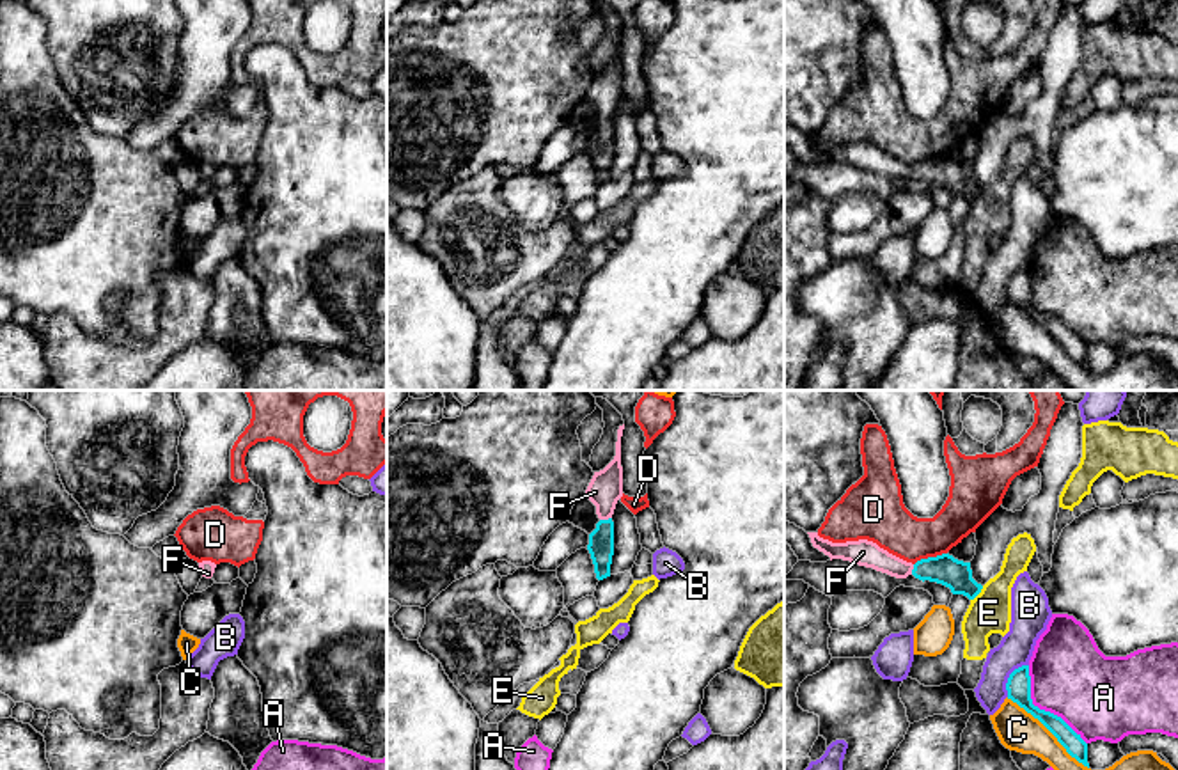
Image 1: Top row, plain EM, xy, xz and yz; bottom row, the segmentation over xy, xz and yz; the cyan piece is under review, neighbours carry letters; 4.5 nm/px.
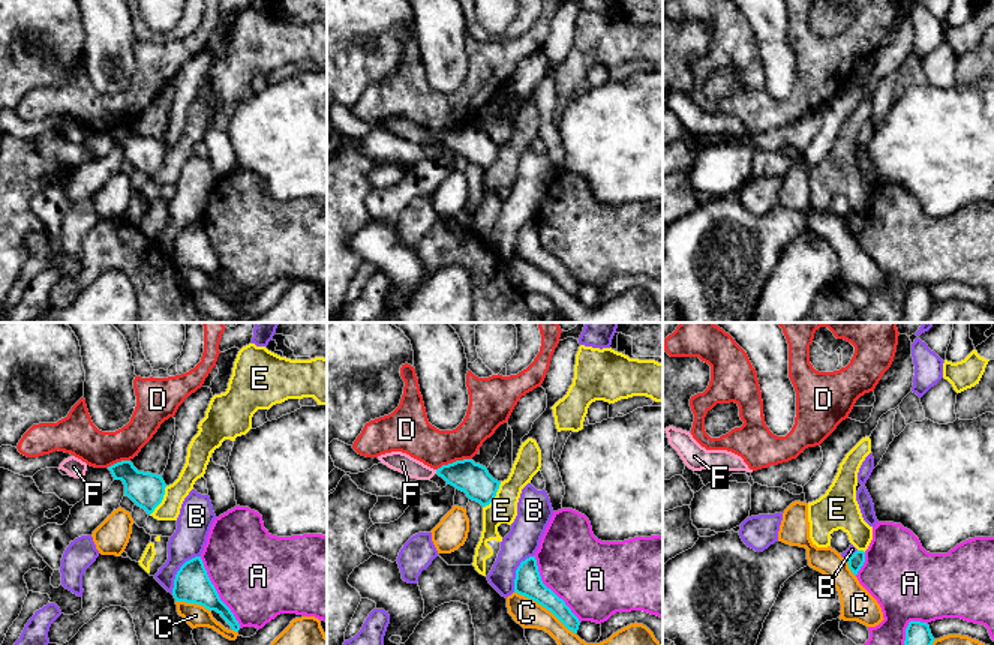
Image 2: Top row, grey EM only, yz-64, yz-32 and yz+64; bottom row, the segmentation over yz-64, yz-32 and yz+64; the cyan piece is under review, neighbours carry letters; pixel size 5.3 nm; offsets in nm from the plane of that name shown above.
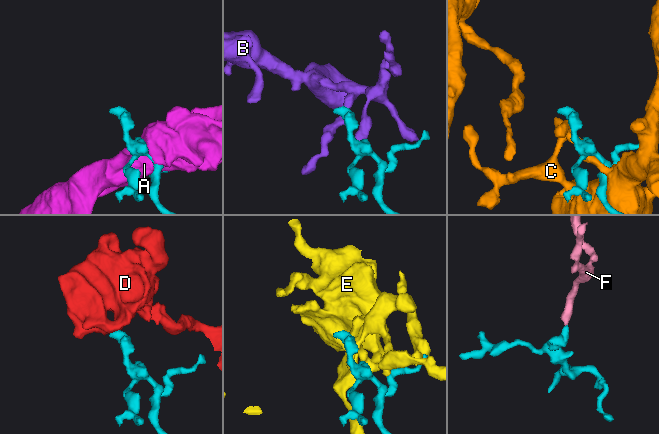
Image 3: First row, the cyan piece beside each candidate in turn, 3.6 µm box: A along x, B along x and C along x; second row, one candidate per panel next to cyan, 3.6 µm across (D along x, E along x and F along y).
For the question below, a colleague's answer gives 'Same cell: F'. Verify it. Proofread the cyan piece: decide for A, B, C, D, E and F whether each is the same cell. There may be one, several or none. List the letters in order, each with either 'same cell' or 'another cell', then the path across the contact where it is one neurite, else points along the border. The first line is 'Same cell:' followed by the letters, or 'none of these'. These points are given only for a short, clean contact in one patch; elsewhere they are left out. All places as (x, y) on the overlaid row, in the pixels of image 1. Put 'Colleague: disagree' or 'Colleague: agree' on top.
Colleague: agree
Same cell: F
A: another cell
B: another cell; border yz (1028, 664), (1022, 664), (1010, 675), (1006, 696)
C: another cell
D: another cell; border yz (946, 552), (935, 557), (921, 557), (914, 565)
E: another cell
F: same cell; way xz (600, 547), (605, 520), (605, 488)

